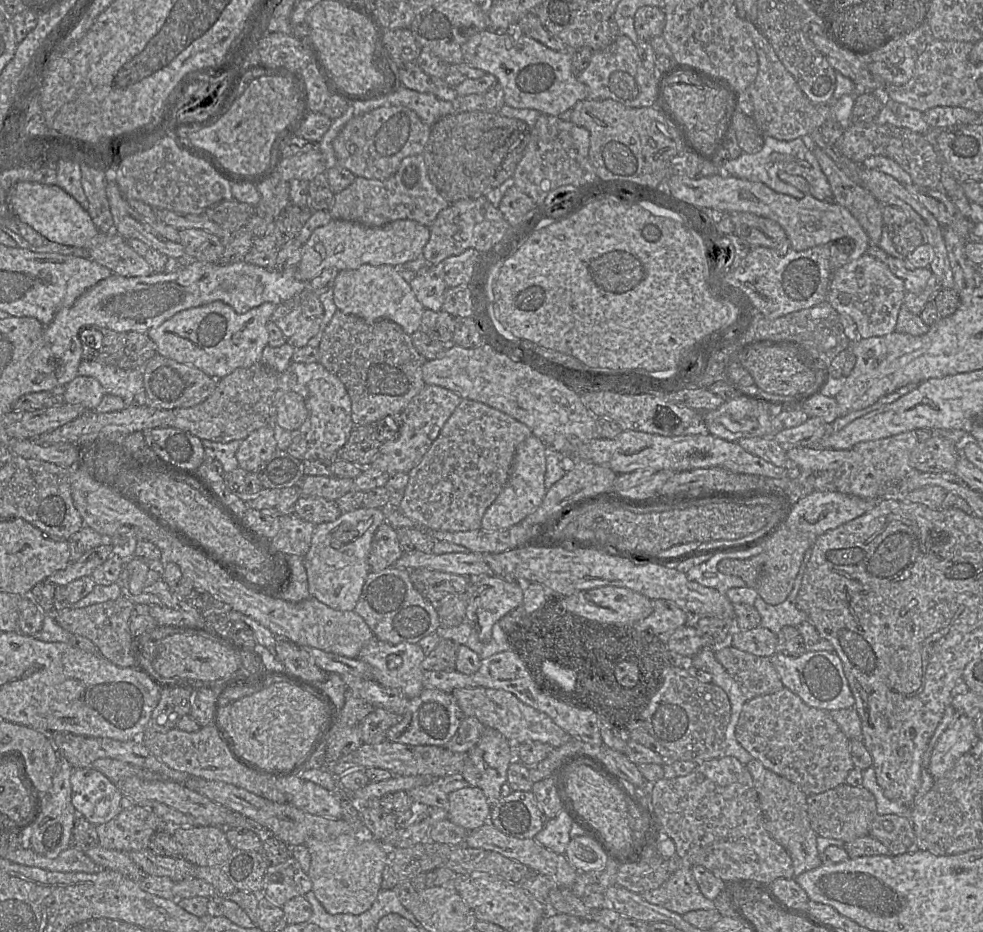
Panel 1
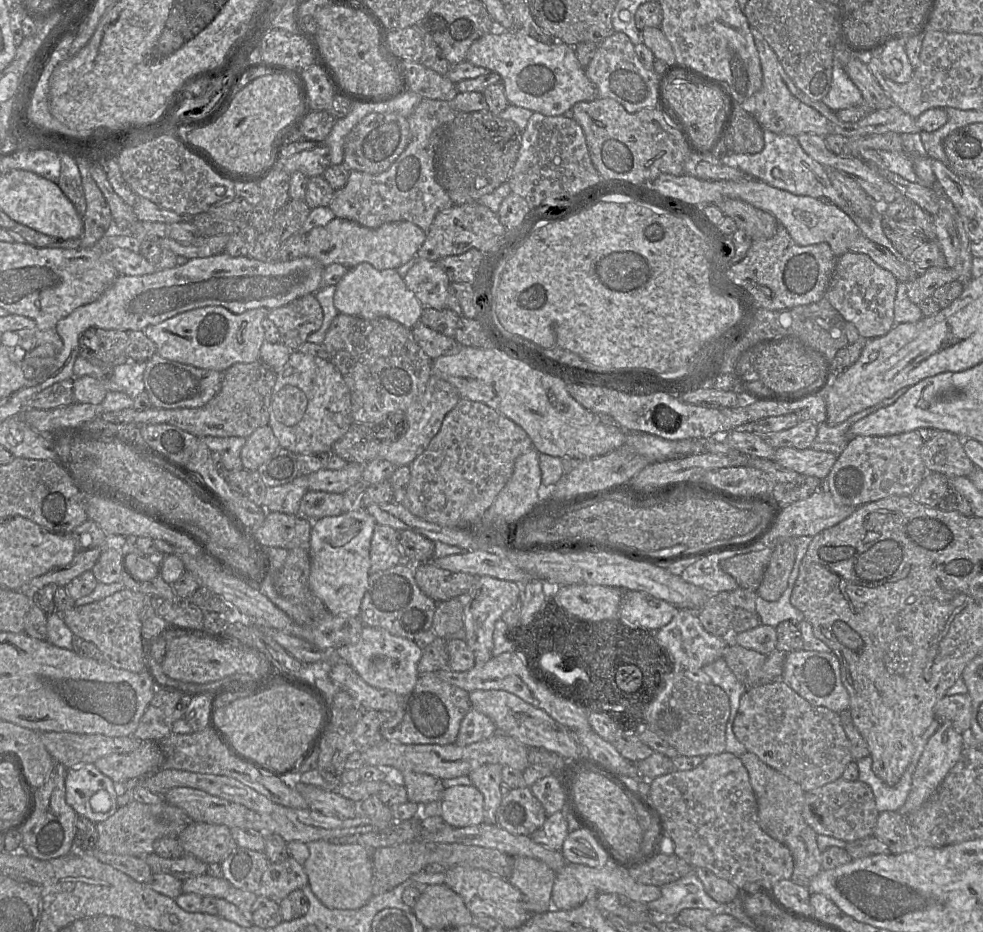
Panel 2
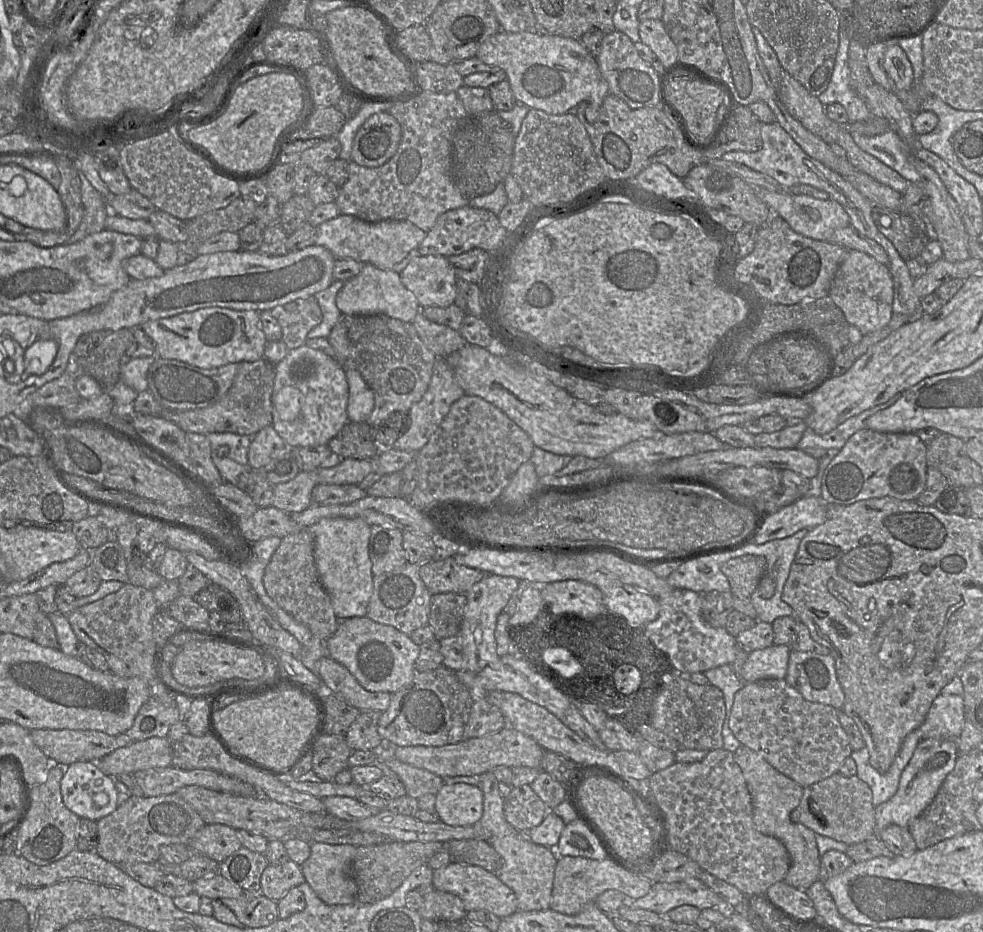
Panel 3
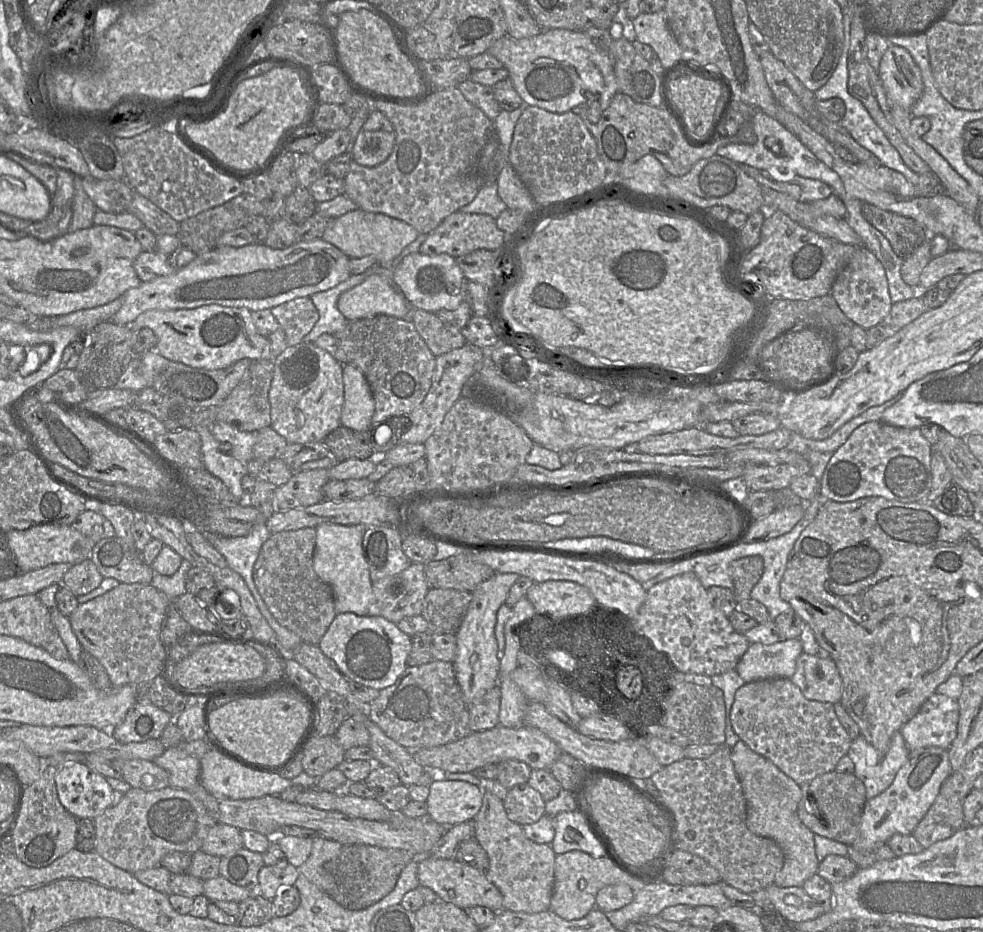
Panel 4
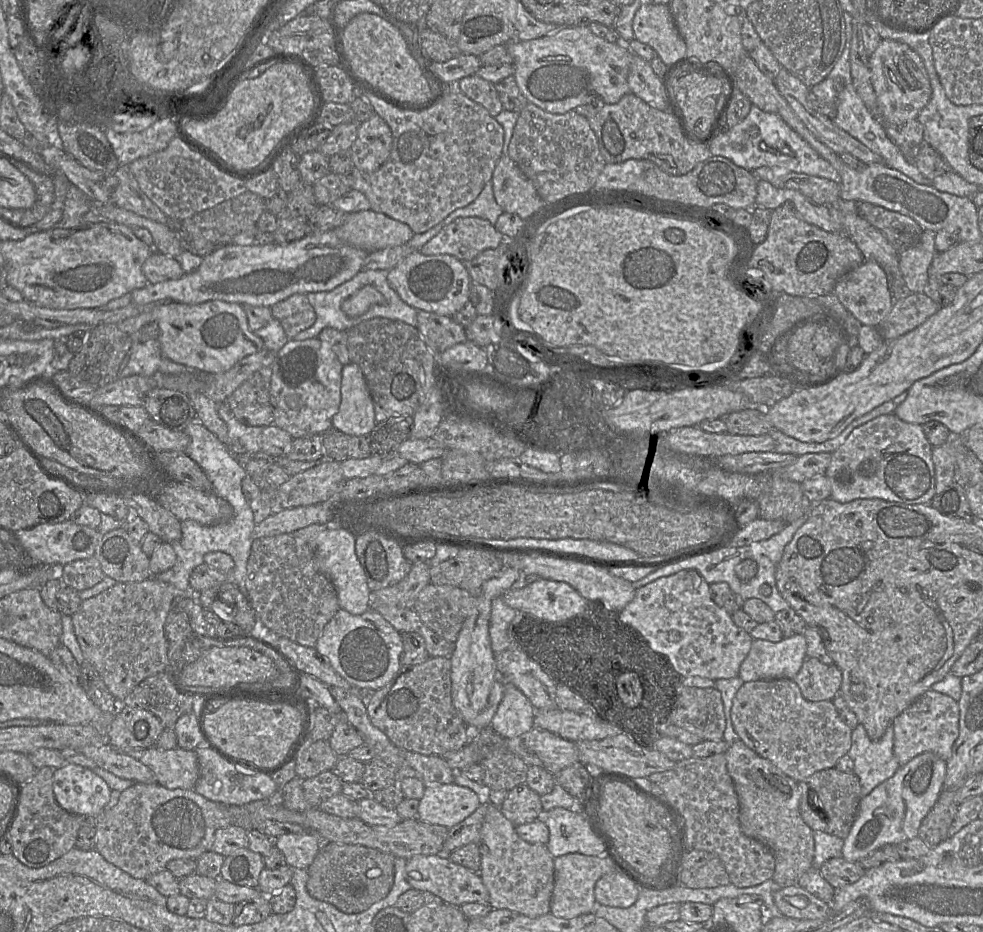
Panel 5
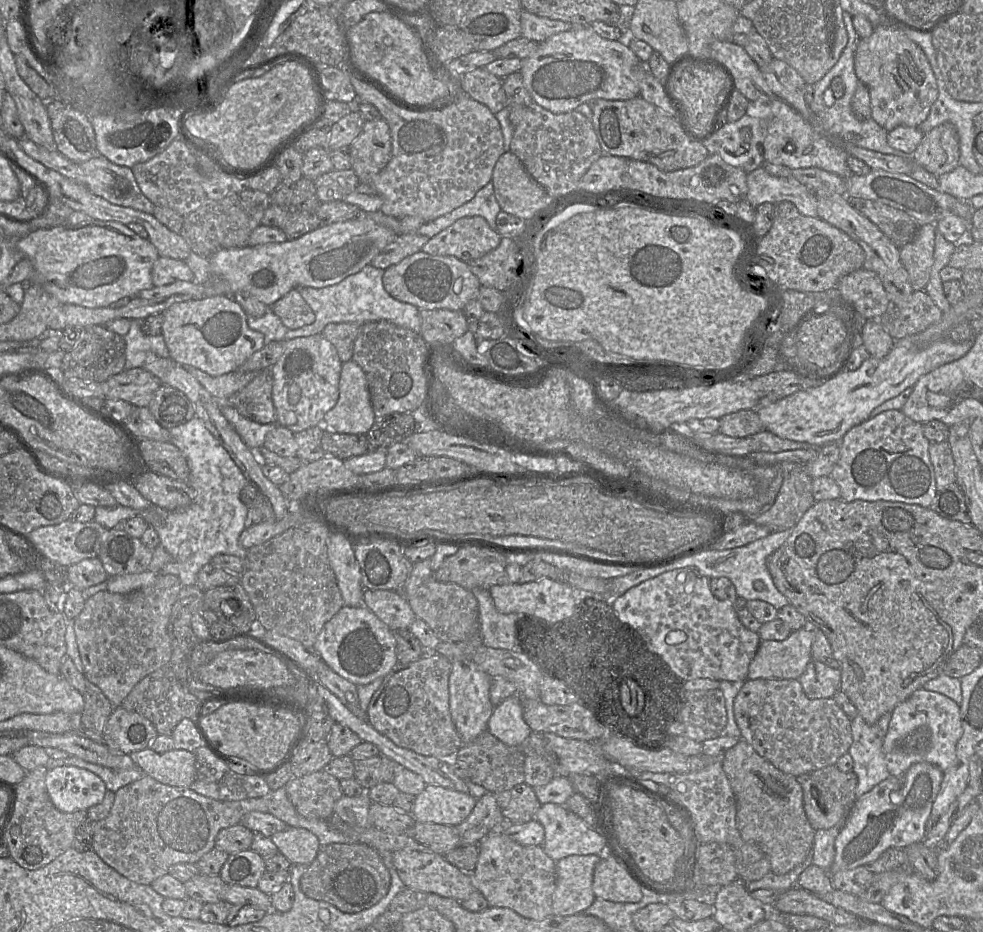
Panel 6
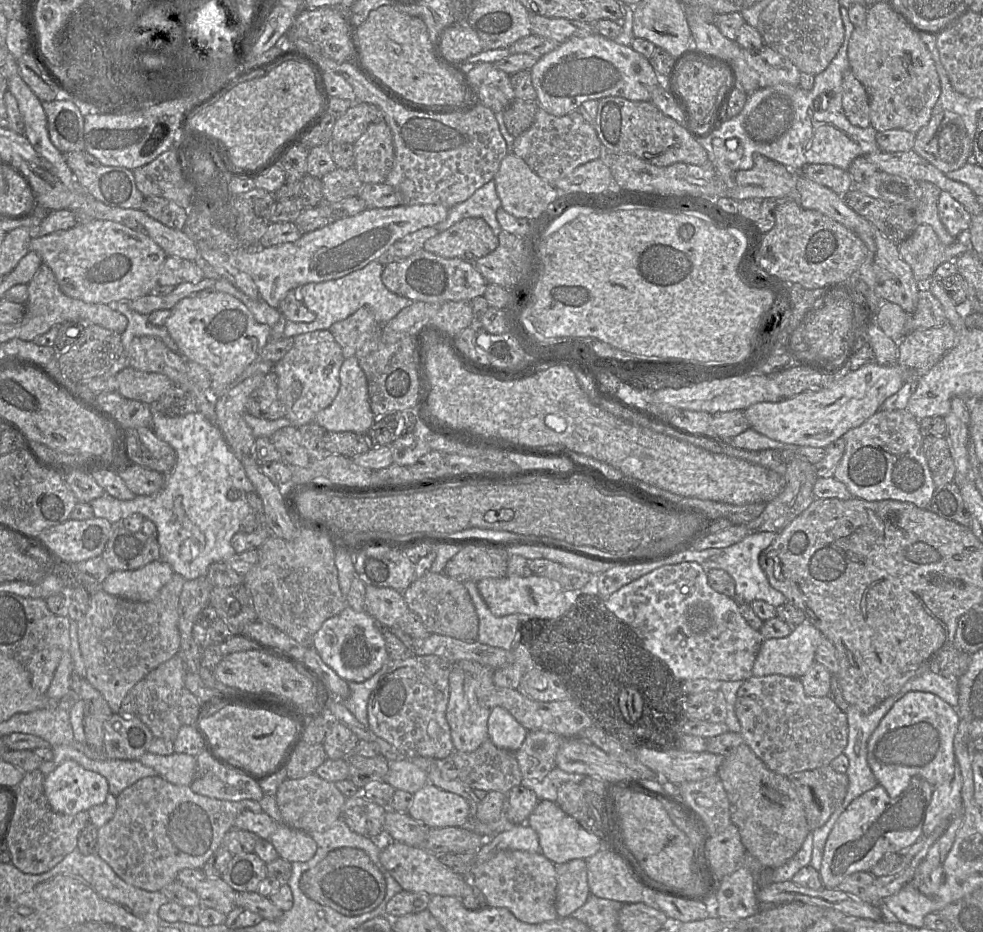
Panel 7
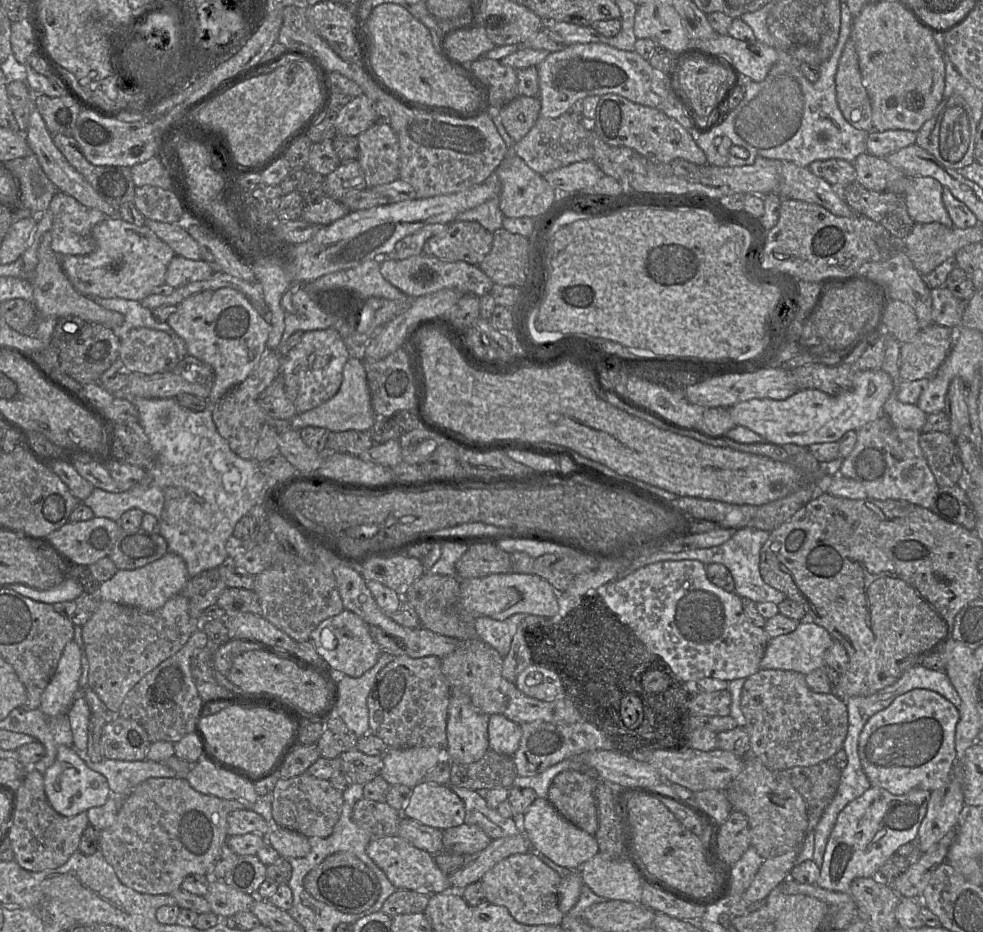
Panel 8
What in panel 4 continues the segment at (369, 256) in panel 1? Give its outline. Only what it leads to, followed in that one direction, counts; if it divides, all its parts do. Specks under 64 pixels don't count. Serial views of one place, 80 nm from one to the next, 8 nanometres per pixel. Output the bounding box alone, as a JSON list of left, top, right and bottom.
[321,208,419,264]

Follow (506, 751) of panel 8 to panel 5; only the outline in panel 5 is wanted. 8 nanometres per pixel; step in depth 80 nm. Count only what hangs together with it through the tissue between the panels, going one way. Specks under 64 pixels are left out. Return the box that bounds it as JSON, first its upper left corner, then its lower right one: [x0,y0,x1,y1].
[490,681,536,739]

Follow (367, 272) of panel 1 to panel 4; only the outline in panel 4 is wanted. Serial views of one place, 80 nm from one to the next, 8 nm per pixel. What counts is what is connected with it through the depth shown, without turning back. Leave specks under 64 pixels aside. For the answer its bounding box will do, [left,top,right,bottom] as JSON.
[337,274,410,321]

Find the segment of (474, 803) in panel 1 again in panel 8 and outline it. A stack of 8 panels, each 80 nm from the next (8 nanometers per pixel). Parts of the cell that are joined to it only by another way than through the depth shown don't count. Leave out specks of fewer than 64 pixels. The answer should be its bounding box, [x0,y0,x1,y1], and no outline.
[402,781,465,831]

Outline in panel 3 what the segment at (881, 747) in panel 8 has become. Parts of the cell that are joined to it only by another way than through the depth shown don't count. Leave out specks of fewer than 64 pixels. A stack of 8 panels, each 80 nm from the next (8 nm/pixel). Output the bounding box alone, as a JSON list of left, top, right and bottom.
[917,695,965,741]

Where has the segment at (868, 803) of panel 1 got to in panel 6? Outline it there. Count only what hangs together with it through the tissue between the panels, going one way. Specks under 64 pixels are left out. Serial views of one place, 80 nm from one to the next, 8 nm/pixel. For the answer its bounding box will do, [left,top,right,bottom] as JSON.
[796,765,858,831]

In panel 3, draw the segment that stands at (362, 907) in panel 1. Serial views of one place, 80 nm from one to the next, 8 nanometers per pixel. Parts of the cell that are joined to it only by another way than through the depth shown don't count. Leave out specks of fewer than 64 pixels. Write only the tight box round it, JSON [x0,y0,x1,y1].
[301,843,358,905]

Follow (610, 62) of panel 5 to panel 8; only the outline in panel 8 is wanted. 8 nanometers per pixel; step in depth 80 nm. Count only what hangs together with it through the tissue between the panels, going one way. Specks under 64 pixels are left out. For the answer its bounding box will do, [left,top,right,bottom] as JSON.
[538,43,669,118]

